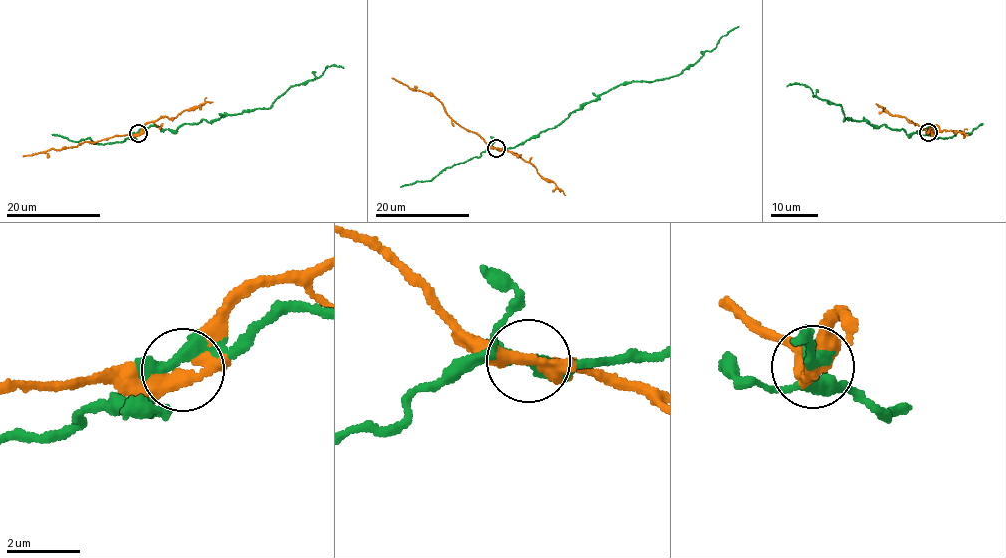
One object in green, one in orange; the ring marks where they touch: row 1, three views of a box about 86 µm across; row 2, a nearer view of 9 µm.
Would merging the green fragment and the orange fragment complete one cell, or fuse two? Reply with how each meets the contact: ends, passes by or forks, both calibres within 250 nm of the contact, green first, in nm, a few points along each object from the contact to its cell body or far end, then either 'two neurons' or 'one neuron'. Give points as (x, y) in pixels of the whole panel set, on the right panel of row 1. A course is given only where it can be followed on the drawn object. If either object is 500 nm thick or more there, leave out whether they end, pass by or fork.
green forks there; orange forks there; 280 nm thick on the green side, 320 nm on the other; green runs (927, 132), (910, 135), (884, 125), (843, 121), (839, 105), (813, 96), (801, 84), (787, 87); orange runs (927, 132), (875, 103); two neurons

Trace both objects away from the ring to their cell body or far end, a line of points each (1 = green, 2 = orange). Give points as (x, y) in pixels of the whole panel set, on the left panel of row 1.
1: (138, 133), (268, 108), (328, 66), (343, 68)
2: (138, 133), (22, 156)

